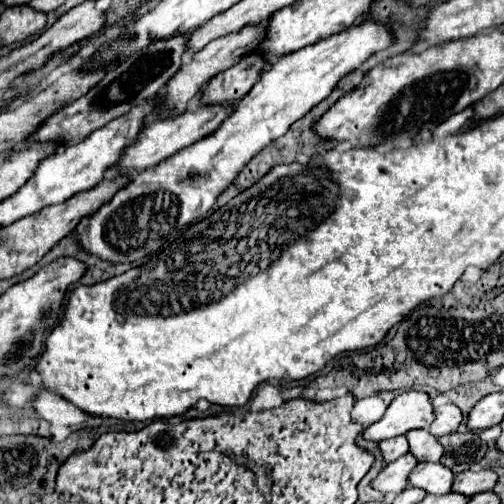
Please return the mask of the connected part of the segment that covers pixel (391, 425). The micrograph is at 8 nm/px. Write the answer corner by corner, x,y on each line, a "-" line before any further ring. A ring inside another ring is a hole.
404,391
386,409
384,417
364,429
370,441
384,441
404,435
412,429
428,429
434,421
434,405
426,391

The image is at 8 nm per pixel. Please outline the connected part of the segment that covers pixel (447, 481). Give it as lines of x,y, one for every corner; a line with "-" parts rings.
420,463
410,475
410,485
420,487
434,495
444,495
452,491
454,473
442,463

